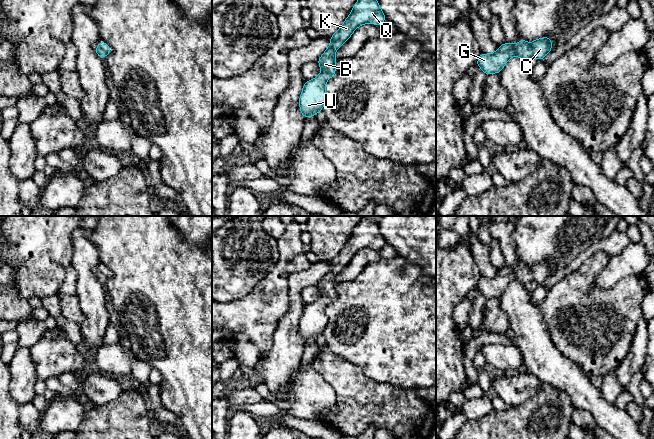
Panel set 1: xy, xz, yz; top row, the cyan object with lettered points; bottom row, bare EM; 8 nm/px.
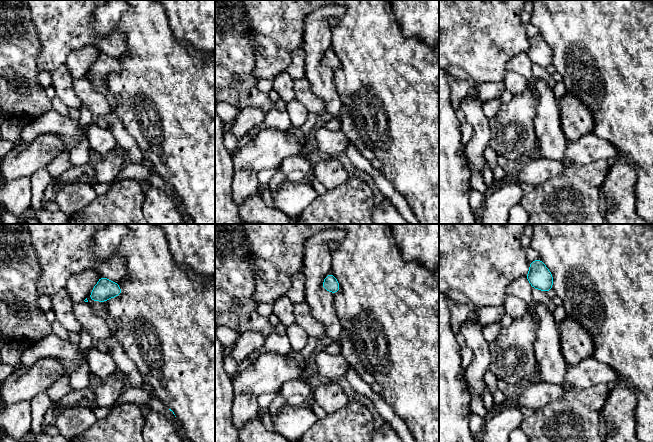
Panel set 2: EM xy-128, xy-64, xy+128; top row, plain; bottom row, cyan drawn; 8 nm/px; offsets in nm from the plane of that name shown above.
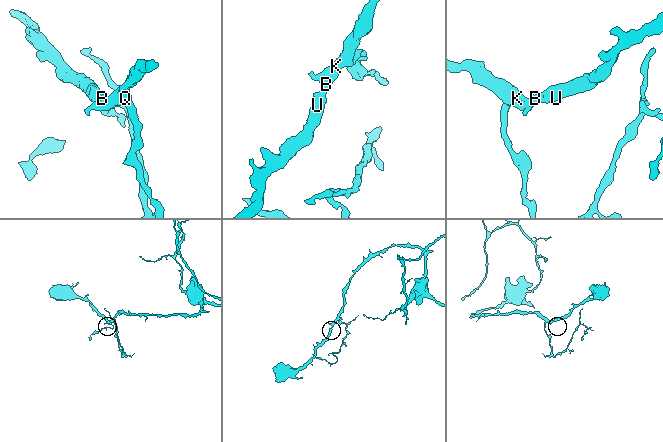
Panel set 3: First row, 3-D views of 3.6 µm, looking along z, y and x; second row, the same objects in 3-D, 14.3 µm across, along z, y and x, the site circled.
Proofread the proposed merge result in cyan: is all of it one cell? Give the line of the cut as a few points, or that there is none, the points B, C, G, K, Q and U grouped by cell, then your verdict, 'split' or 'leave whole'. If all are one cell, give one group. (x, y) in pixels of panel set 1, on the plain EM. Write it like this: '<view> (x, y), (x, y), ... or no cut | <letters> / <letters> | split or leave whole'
no cut | B C G K Q U | leave whole

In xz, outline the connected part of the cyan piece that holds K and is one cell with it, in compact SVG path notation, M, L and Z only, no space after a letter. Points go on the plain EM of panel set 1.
M363 217L339 254L329 261L330 269L316 285L321 291L321 297L314 303L304 306L299 321L299 331L305 344L309 340L317 340L328 324L325 309L327 304L336 298L335 285L337 282L335 275L350 263L352 257L360 249L373 247L376 250L381 250L385 244L386 240L380 233L378 223Z

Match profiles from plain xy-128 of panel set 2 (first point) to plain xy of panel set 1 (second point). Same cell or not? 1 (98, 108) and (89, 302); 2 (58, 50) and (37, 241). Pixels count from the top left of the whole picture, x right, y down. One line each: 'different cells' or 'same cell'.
1: different cells
2: same cell

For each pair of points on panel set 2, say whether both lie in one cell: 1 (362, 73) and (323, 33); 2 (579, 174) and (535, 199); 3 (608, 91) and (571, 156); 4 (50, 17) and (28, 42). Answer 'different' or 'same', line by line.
1: different
2: same
3: different
4: different

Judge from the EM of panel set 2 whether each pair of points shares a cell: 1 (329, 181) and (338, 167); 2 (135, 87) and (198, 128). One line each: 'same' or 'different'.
1: same
2: same

